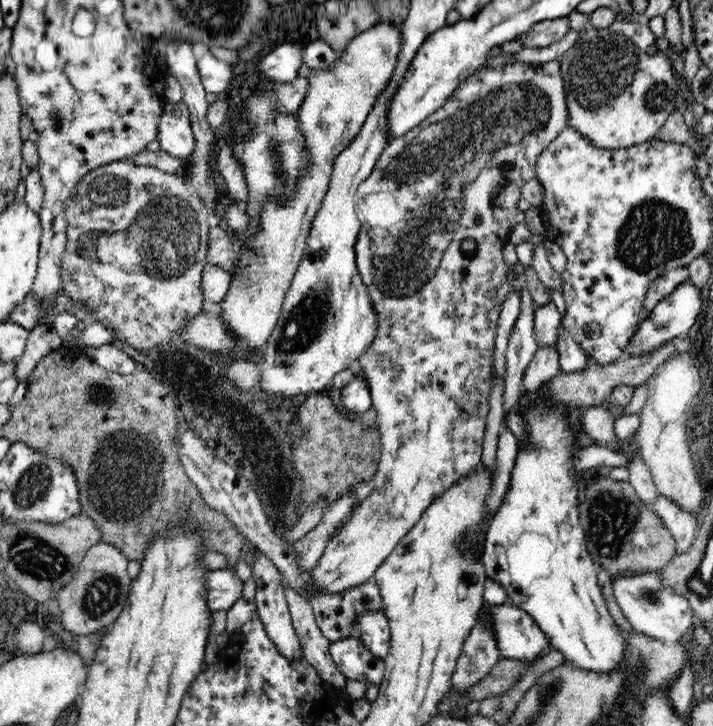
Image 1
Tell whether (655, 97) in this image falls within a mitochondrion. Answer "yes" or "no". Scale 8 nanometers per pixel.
yes

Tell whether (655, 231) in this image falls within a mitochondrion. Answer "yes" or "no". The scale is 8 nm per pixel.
yes

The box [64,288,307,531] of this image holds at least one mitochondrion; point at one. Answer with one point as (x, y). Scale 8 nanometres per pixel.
(142, 480)

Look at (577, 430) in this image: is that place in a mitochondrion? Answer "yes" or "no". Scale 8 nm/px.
no

